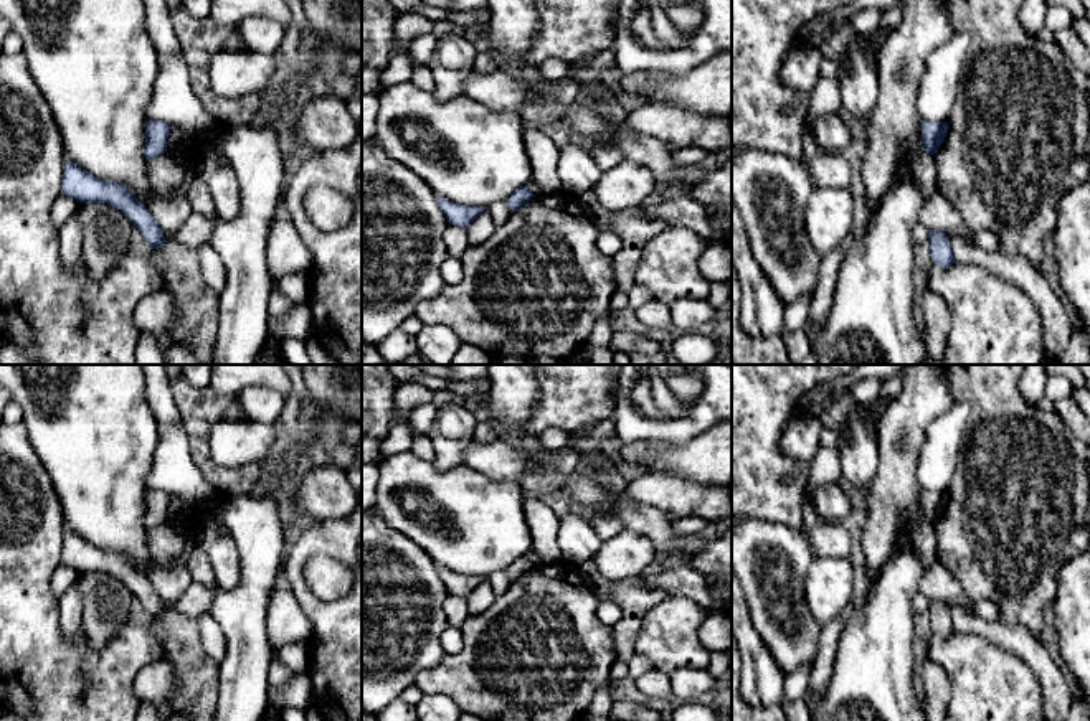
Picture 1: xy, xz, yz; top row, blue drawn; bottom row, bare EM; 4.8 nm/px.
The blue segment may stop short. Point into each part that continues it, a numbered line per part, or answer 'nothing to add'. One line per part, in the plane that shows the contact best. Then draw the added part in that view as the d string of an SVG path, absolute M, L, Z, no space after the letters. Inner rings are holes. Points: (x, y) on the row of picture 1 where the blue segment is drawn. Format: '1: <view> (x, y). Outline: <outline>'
nothing to add

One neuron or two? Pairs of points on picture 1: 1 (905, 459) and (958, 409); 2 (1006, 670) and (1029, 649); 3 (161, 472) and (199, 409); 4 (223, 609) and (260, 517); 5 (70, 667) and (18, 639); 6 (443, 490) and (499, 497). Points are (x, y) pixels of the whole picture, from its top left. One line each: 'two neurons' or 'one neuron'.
1: two neurons
2: two neurons
3: two neurons
4: one neuron
5: one neuron
6: one neuron

